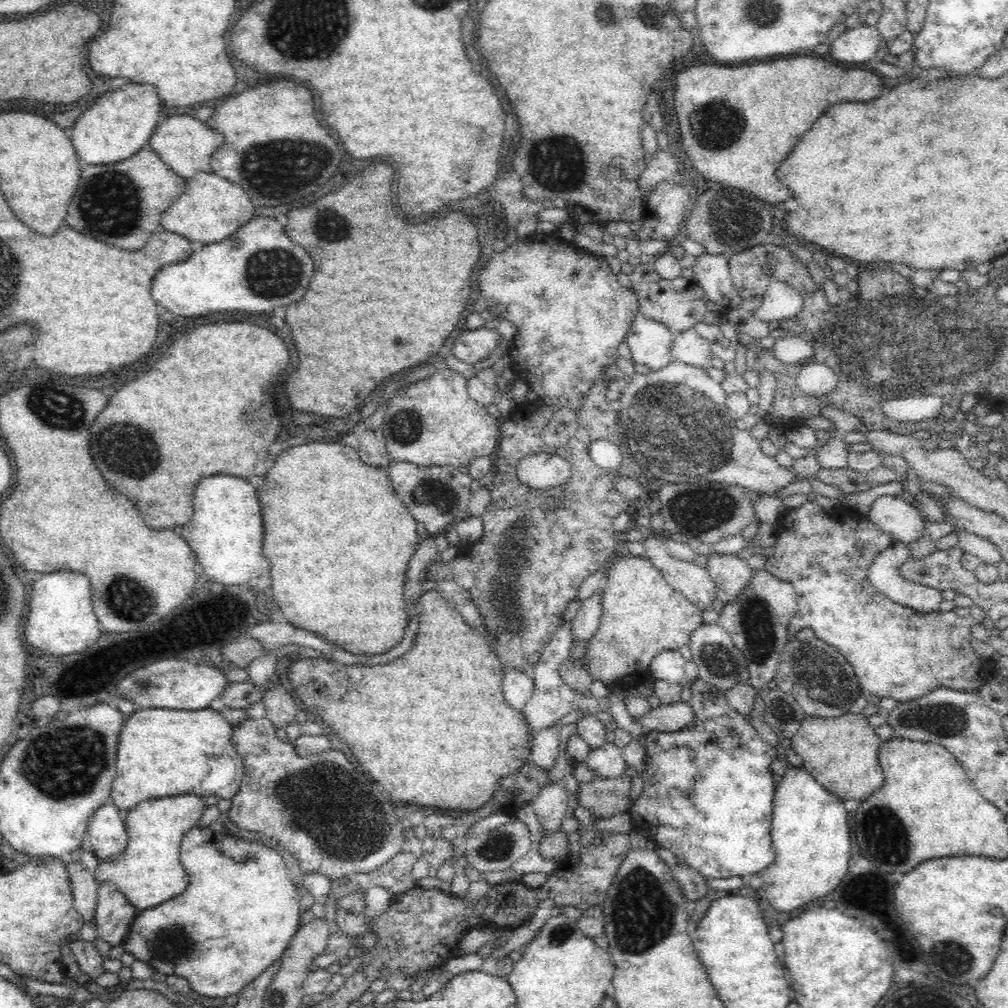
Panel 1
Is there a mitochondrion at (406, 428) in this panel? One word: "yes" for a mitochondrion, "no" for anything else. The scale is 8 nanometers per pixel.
yes

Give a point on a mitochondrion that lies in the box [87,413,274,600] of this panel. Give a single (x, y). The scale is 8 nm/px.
(136, 457)

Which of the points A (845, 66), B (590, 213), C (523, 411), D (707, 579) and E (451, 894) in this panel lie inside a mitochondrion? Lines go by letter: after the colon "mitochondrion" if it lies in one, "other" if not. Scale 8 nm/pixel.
A: other
B: other
C: other
D: other
E: other

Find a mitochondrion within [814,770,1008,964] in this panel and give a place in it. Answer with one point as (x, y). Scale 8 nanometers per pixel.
(884, 829)

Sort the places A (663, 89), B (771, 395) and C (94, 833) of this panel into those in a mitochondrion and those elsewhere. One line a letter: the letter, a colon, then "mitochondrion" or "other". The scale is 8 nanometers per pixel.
A: other
B: other
C: other

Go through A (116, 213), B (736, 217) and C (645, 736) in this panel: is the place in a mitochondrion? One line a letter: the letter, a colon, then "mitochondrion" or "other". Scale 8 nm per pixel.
A: mitochondrion
B: mitochondrion
C: other

